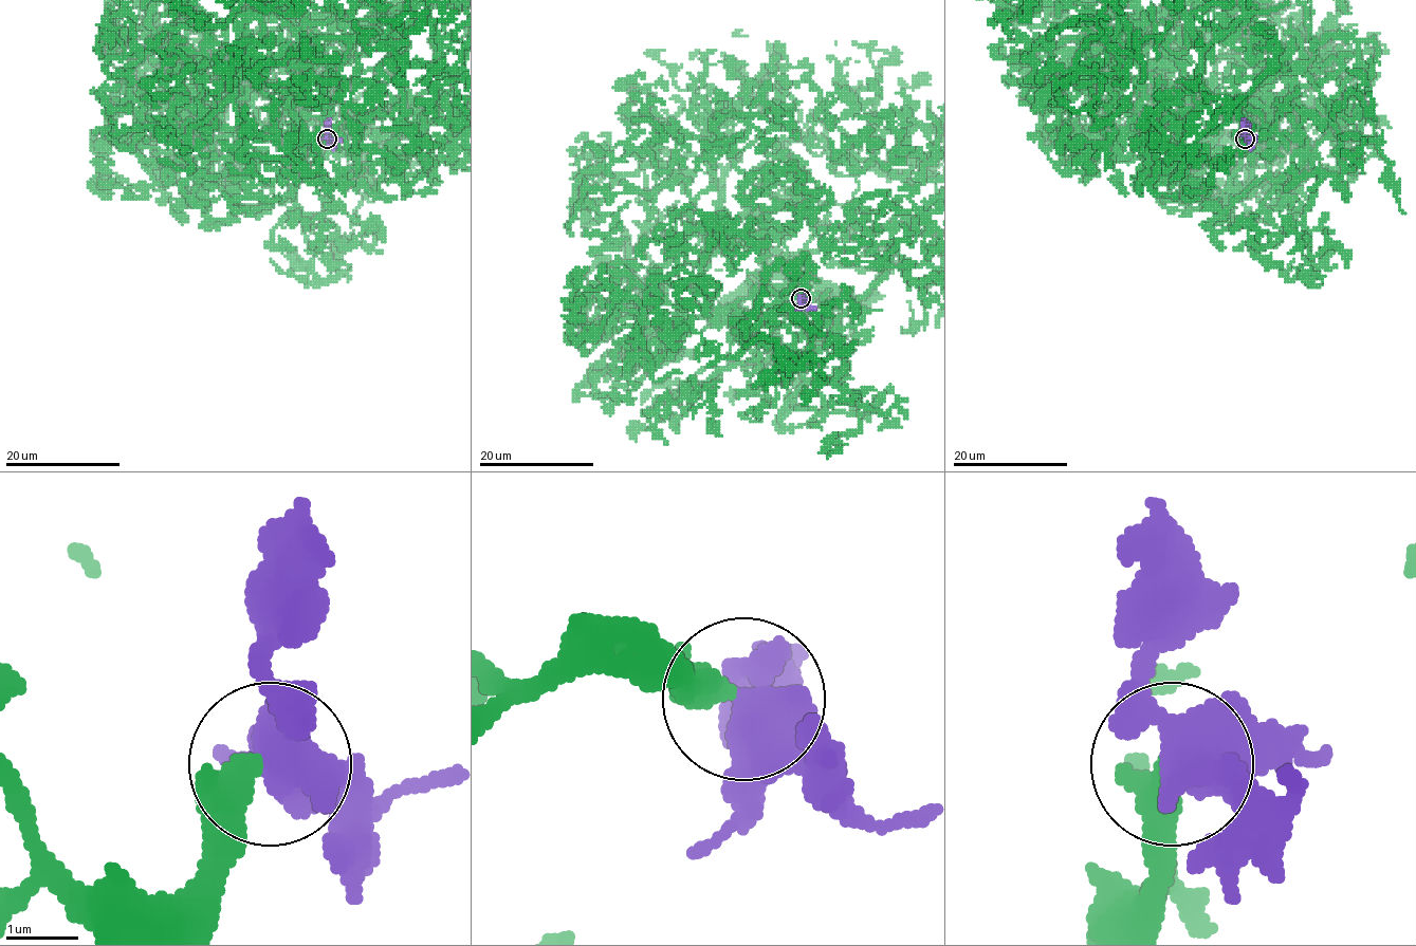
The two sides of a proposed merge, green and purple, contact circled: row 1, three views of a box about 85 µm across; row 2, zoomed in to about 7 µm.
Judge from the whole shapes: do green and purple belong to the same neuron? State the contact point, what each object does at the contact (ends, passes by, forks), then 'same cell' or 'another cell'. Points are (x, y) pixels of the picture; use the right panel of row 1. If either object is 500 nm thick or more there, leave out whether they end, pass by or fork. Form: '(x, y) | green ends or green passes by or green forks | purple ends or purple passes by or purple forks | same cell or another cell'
(1245, 138) | green ends | purple forks | same cell

